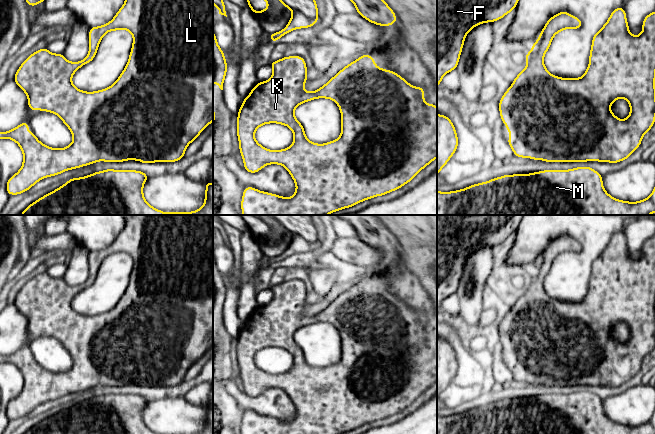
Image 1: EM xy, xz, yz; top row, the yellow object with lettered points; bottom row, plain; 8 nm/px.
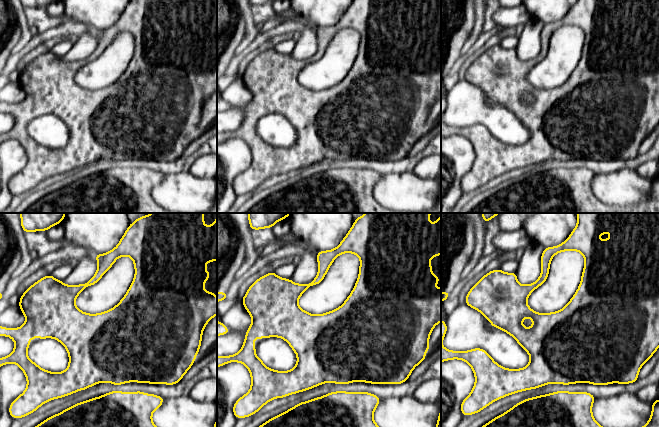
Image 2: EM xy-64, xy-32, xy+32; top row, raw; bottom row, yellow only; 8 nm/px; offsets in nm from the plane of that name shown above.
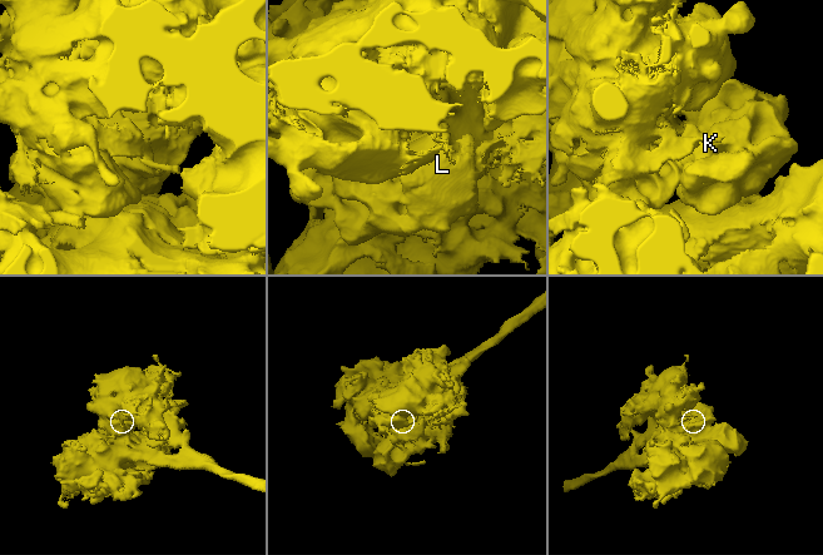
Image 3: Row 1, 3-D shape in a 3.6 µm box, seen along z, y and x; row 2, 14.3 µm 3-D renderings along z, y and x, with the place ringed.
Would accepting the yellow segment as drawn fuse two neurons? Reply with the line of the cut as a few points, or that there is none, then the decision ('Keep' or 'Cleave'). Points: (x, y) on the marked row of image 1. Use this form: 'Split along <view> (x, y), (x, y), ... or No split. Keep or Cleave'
No split. Keep

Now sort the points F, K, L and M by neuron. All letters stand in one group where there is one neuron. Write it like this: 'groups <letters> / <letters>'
groups F K L M

